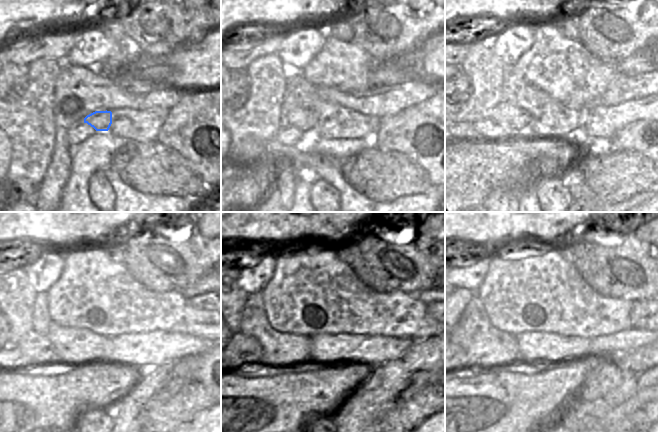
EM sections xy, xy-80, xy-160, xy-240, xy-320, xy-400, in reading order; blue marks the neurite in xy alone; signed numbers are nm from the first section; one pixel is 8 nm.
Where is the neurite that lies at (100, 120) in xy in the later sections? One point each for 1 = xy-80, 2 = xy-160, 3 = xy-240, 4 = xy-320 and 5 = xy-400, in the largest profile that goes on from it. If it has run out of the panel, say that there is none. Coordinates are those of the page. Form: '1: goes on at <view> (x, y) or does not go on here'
1: goes on at xy-80 (305, 119)
2: goes on at xy-160 (514, 120)
3: goes on at xy-240 (38, 348)
4: goes on at xy-320 (241, 350)
5: goes on at xy-400 (465, 358)

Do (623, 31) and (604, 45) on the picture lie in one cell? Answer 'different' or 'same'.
same

